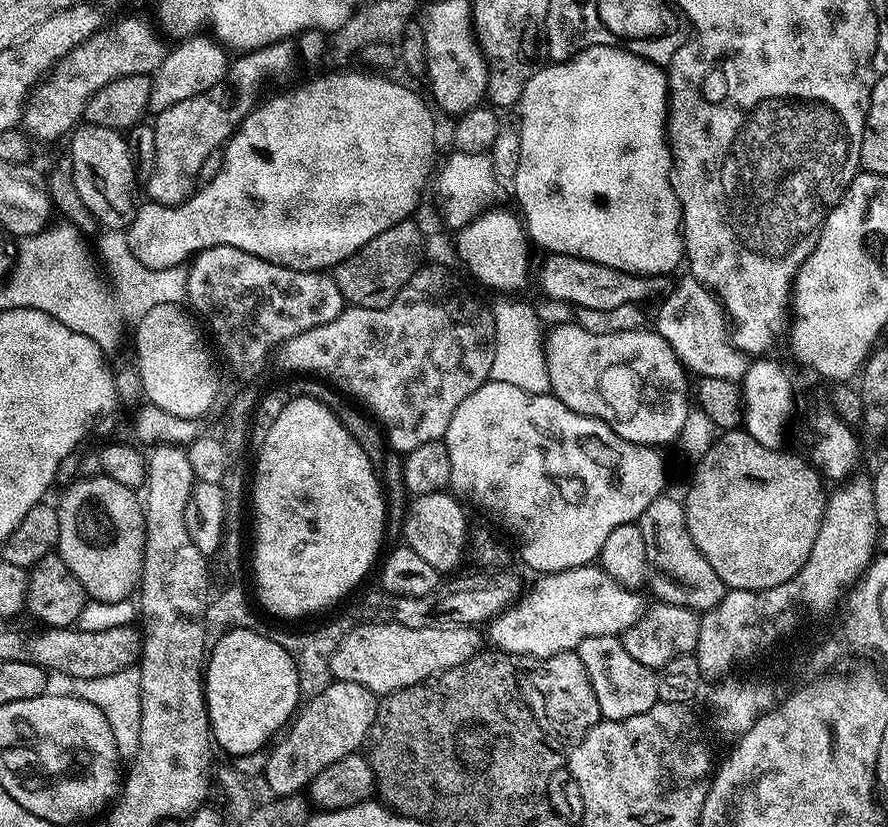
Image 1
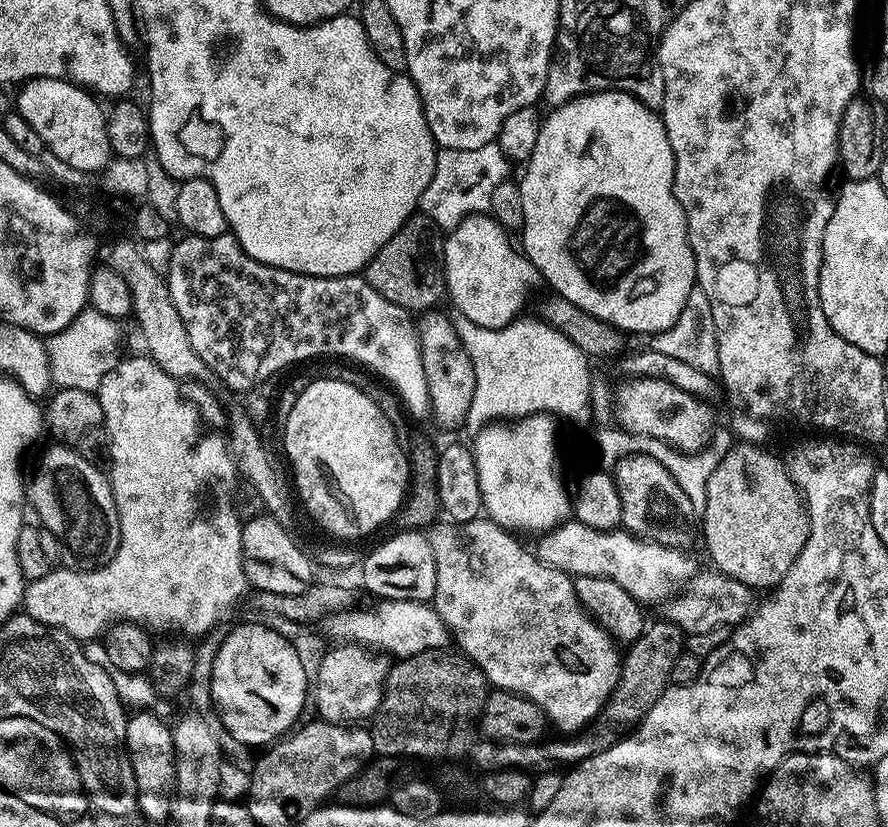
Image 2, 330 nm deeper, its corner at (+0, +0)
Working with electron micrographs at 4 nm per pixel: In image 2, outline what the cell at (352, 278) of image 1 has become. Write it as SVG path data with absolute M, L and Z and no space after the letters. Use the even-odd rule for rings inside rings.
M414 214L396 231L394 238L374 254L362 275L382 298L394 302L394 306L405 308L410 314L423 314L435 309L439 305L436 303L446 296L444 243L442 229L429 216Z

